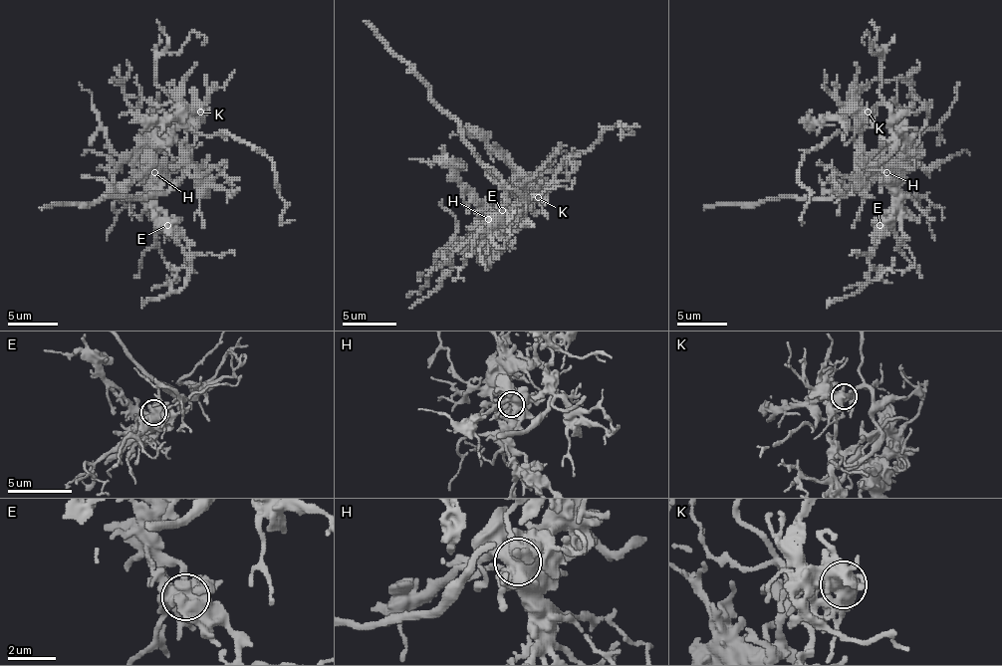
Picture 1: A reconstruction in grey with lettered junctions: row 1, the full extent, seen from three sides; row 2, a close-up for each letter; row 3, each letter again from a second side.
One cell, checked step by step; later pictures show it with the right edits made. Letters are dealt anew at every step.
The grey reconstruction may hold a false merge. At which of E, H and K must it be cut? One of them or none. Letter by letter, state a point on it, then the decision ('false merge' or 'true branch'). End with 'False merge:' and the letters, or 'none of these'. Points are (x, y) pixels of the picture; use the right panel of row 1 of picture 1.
E: at (879, 225); true branch
H: at (886, 172); true branch
K: at (868, 111); true branch
False merge: none of these

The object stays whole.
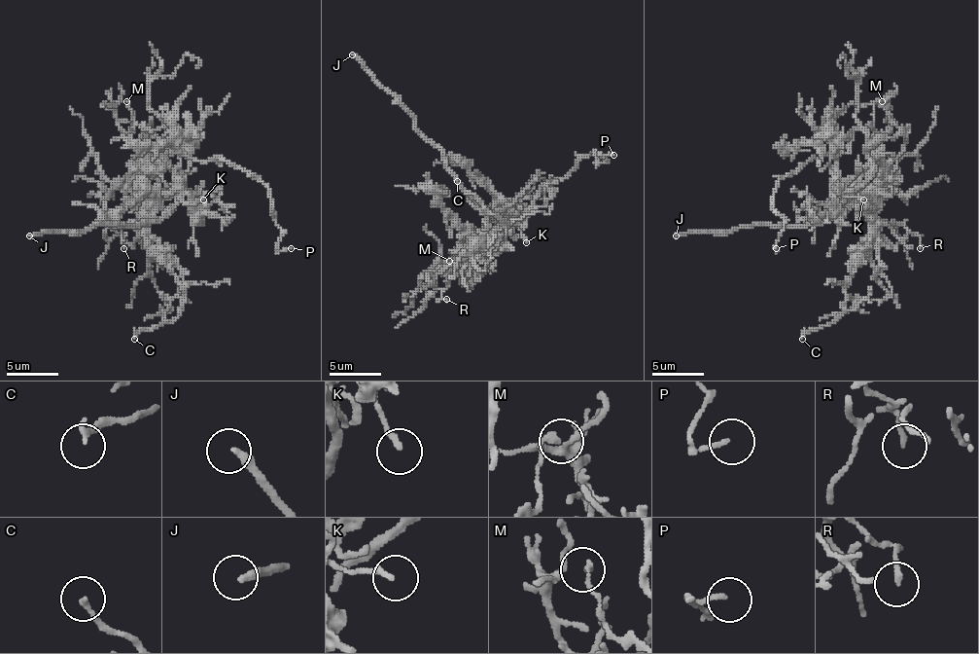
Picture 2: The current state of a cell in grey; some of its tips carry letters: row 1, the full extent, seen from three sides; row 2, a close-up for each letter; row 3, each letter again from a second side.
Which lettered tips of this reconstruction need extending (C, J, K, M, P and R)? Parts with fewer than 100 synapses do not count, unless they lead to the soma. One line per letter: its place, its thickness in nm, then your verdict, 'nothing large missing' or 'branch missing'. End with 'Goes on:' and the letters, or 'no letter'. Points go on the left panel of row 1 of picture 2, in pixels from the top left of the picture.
C: (134, 339) | 200 nm | nothing large missing
J: (29, 236) | 280 nm | branch missing
K: (203, 199) | 190 nm | nothing large missing
M: (126, 101) | 120 nm | nothing large missing
P: (291, 248) | 130 nm | nothing large missing
R: (123, 248) | 160 nm | nothing large missing
Goes on: J

